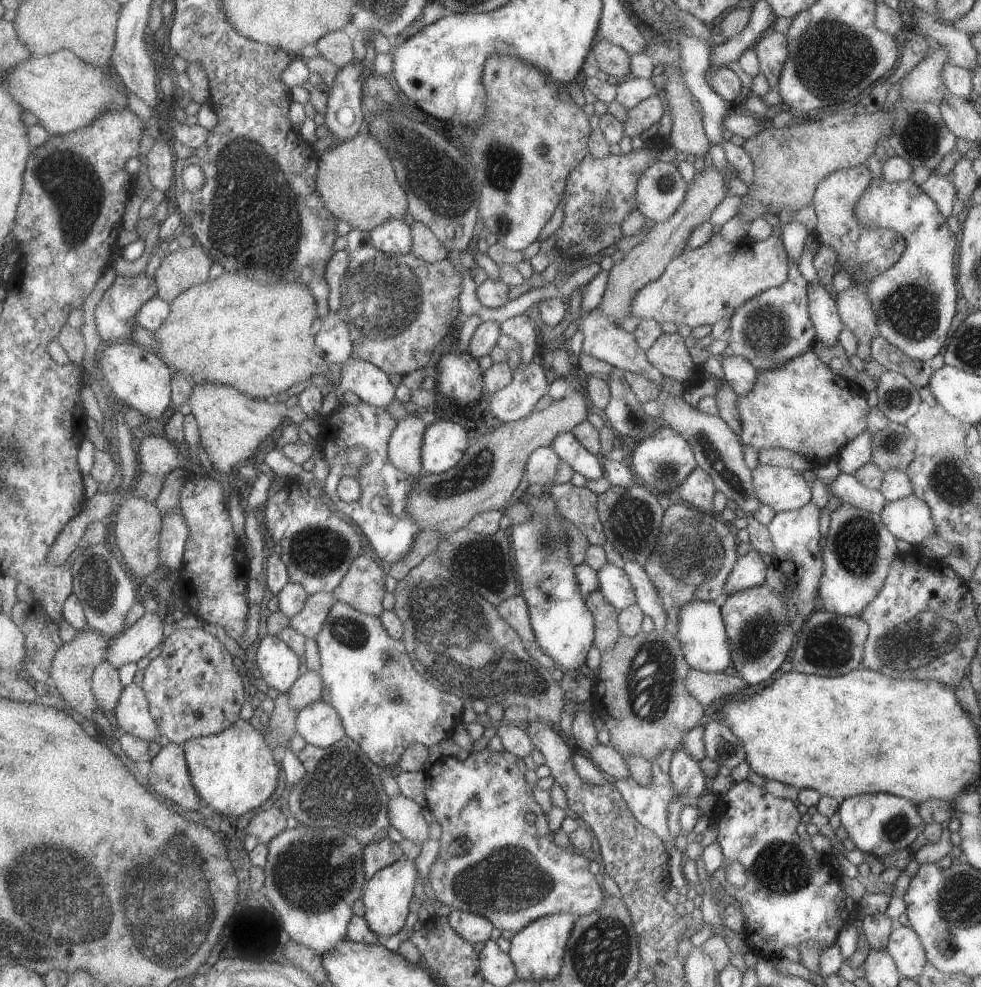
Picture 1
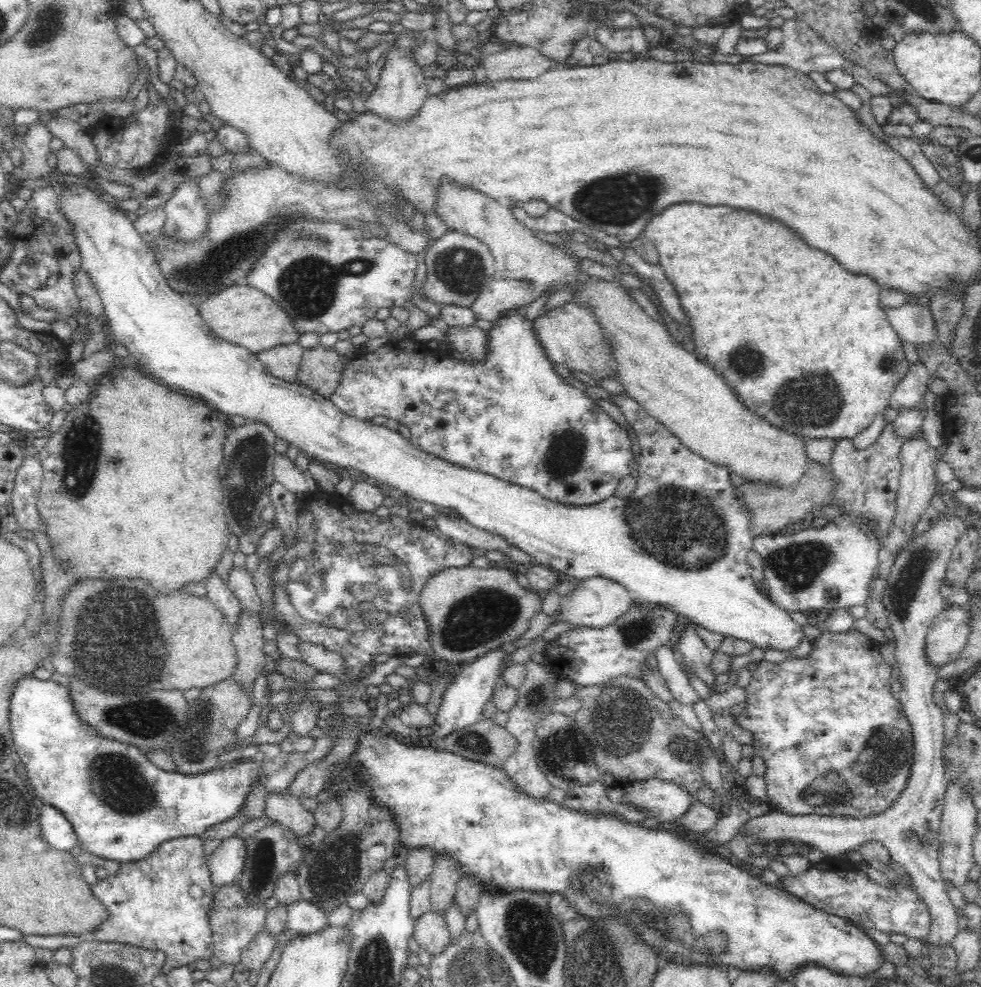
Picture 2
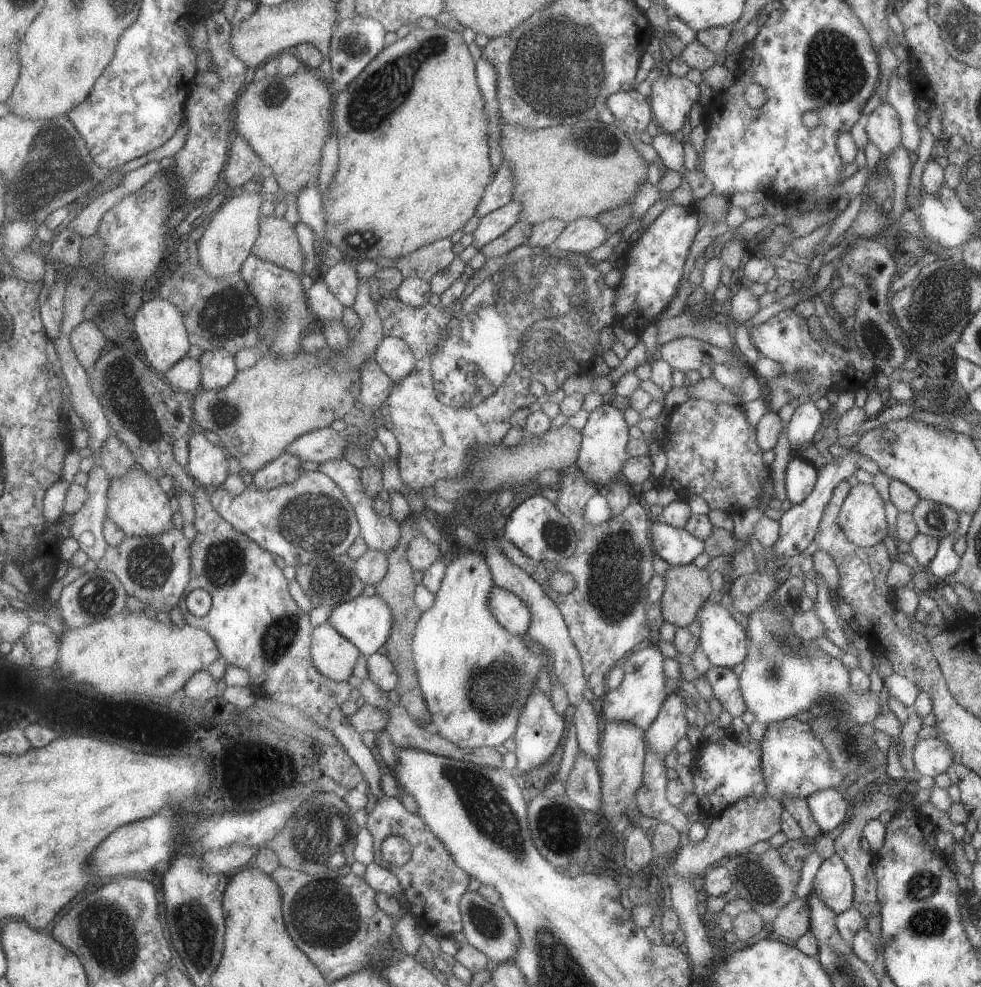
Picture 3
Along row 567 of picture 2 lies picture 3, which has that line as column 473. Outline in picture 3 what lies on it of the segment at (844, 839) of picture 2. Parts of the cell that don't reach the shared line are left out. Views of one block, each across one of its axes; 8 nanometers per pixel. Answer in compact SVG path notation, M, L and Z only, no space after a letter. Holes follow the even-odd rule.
M467 891L461 898L460 909L464 922L463 933L466 940L477 950L487 954L491 962L501 964L505 961L515 961L521 948L521 934L511 913L503 906L497 906L483 898L478 891Z

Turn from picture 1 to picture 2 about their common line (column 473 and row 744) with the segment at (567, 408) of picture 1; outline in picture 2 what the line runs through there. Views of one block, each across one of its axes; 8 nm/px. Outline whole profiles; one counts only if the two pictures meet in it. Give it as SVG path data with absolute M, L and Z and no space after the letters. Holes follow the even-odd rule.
M482 718L476 724L448 733L443 739L434 742L438 751L447 751L472 762L480 762L494 769L503 770L505 763L512 757L514 750L518 750L517 738L510 734L505 727L496 724L492 719Z

